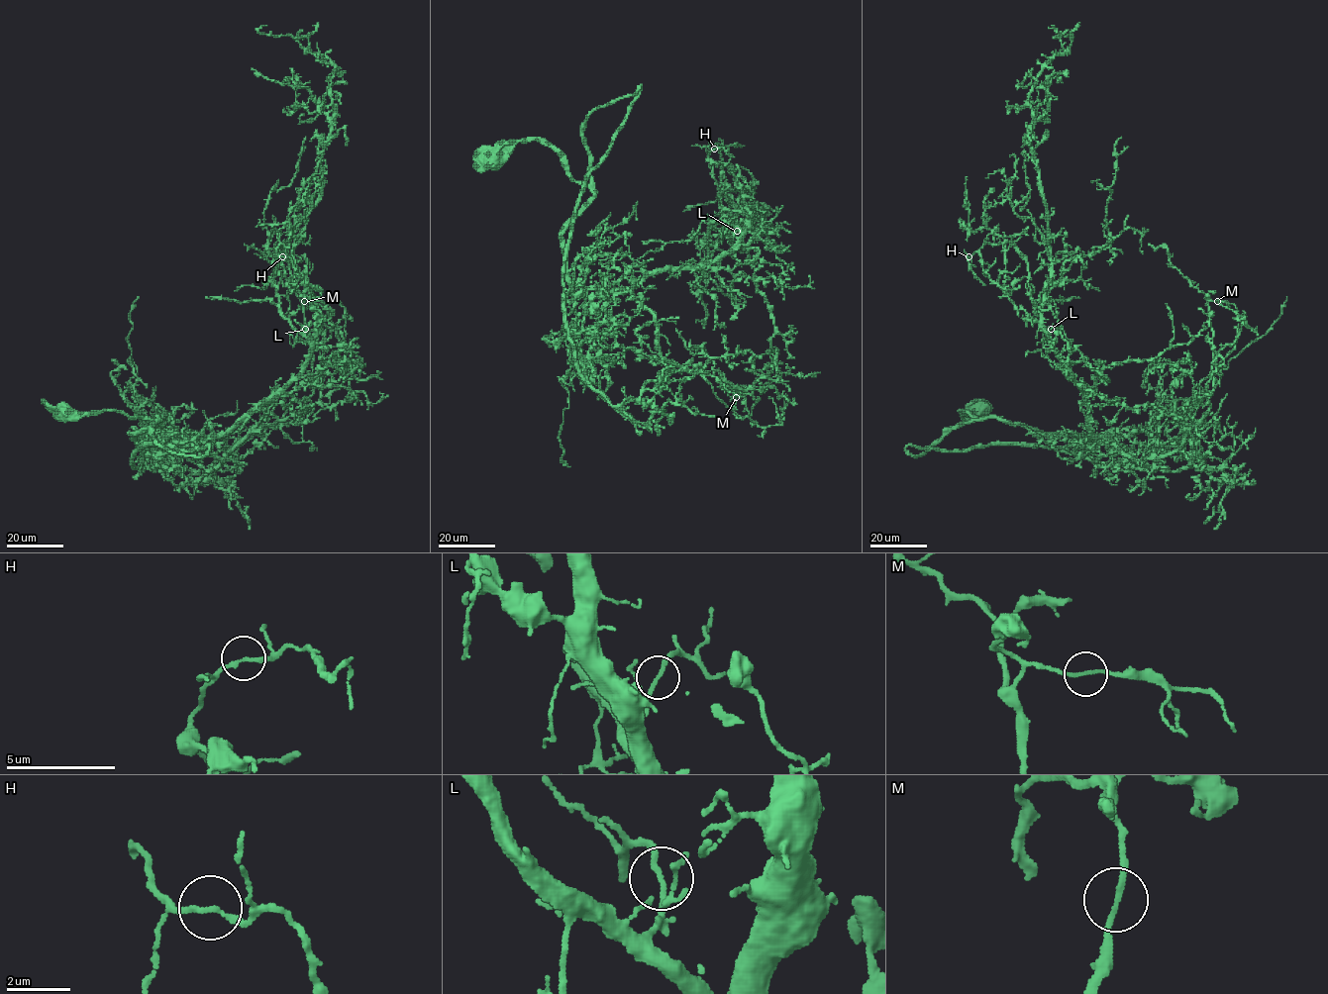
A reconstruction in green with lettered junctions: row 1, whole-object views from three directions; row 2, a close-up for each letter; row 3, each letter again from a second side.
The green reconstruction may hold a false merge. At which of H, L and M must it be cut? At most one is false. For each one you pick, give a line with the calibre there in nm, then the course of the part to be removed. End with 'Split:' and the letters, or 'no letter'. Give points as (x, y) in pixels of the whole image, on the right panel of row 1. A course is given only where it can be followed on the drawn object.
Split: no letter

